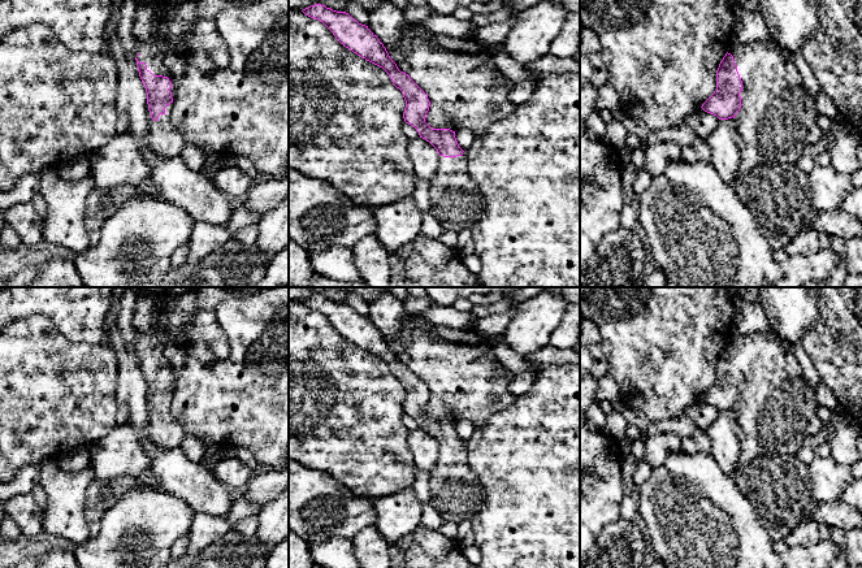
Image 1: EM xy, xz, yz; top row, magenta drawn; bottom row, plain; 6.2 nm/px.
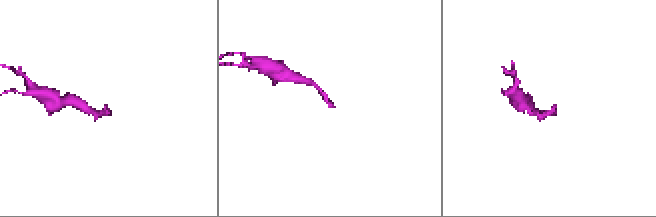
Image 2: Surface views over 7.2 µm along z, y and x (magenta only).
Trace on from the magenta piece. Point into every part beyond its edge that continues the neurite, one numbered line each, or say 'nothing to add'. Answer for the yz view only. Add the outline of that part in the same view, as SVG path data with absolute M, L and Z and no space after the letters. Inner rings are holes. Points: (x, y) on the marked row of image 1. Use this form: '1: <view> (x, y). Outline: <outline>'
1: yz (776, 113). Outline: M771 39L750 43L731 40L727 52L733 56L742 81L741 108L735 116L736 142L740 151L738 174L744 175L766 162L796 164L806 147L805 138L809 130L816 126L815 117L818 112L814 99L803 88L794 57L780 49Z

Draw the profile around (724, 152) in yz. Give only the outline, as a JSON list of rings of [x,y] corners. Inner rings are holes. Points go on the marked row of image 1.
[[[735,118],[720,120],[716,129],[707,136],[711,148],[711,164],[720,178],[733,186],[740,174],[740,151],[736,142]]]

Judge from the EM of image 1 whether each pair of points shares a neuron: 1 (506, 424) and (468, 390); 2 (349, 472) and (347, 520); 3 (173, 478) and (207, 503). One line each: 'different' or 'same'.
1: different
2: different
3: same

